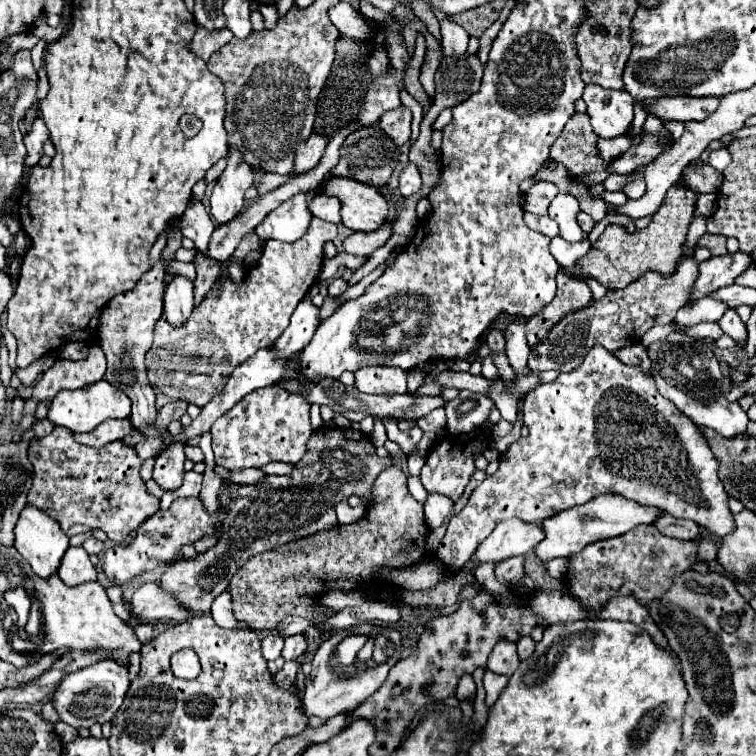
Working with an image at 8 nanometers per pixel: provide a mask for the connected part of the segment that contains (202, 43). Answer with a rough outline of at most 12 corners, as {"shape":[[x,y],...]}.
{"shape":[[199,26],[189,47],[207,62],[229,43],[227,28],[211,32]]}

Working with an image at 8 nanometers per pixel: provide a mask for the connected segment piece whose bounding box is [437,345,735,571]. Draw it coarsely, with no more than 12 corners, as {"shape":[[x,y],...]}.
{"shape":[[595,345],[525,397],[437,557],[605,493],[733,531],[707,439]]}

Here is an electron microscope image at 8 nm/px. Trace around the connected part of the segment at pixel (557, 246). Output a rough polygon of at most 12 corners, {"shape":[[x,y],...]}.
{"shape":[[551,239],[551,253],[565,269],[575,269],[591,249],[589,241]]}

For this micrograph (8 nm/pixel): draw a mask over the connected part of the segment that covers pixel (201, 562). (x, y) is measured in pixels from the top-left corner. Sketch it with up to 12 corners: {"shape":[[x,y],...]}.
{"shape":[[313,431],[293,473],[235,487],[217,545],[165,569],[189,615],[247,559],[369,507],[391,465],[361,431]]}

